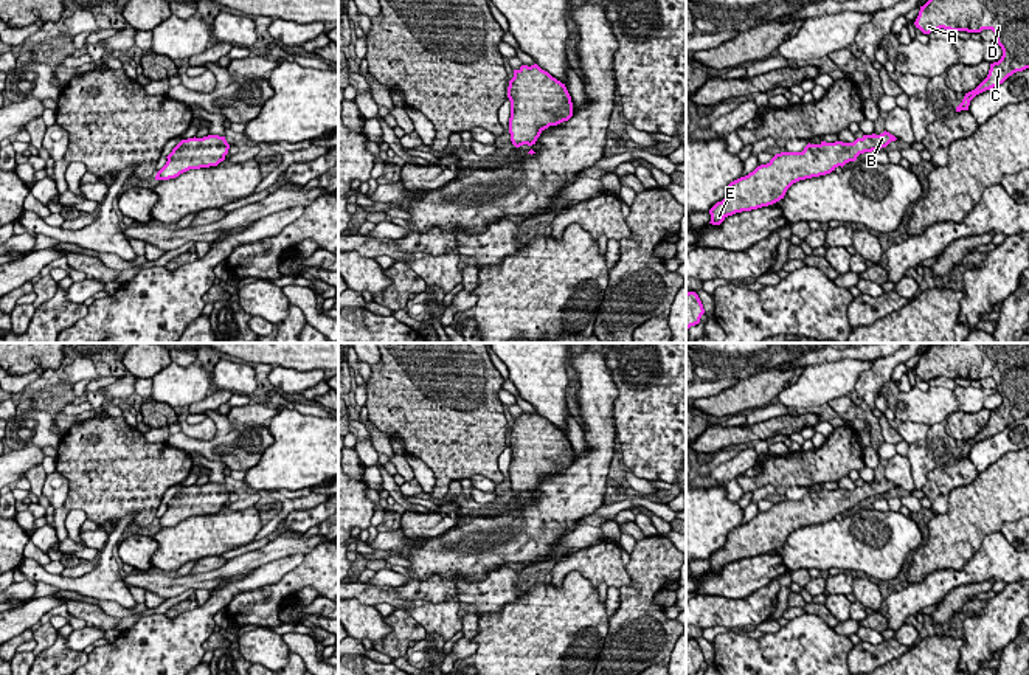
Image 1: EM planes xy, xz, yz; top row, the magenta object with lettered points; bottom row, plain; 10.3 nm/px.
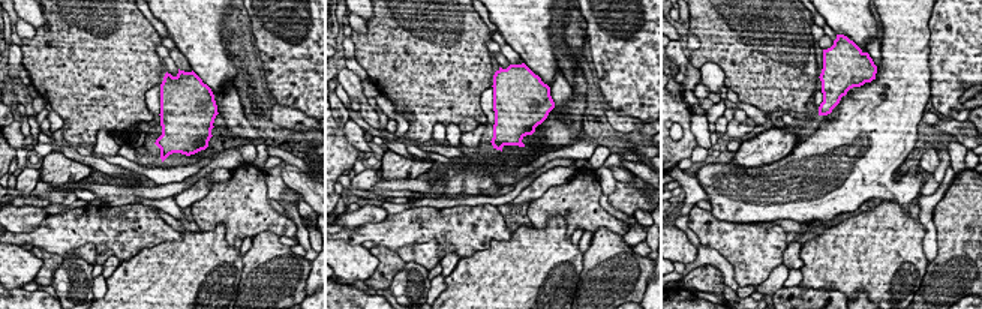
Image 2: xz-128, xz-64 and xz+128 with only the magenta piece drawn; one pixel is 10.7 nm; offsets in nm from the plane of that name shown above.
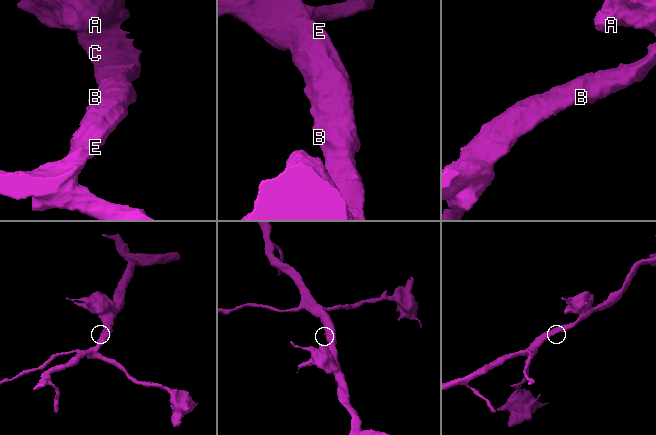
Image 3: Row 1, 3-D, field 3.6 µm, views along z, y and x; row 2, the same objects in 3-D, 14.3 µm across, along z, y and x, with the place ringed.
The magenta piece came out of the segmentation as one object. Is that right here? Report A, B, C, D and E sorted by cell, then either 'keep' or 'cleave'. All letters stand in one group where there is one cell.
A B C D E; keep

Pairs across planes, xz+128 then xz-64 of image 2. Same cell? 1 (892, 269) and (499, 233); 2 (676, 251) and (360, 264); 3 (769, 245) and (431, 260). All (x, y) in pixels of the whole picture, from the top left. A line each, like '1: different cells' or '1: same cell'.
1: different cells
2: same cell
3: same cell

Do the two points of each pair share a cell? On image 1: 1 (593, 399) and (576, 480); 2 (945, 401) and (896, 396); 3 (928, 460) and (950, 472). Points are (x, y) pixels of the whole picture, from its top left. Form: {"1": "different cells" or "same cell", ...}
{"1": "same cell", "2": "same cell", "3": "different cells"}

